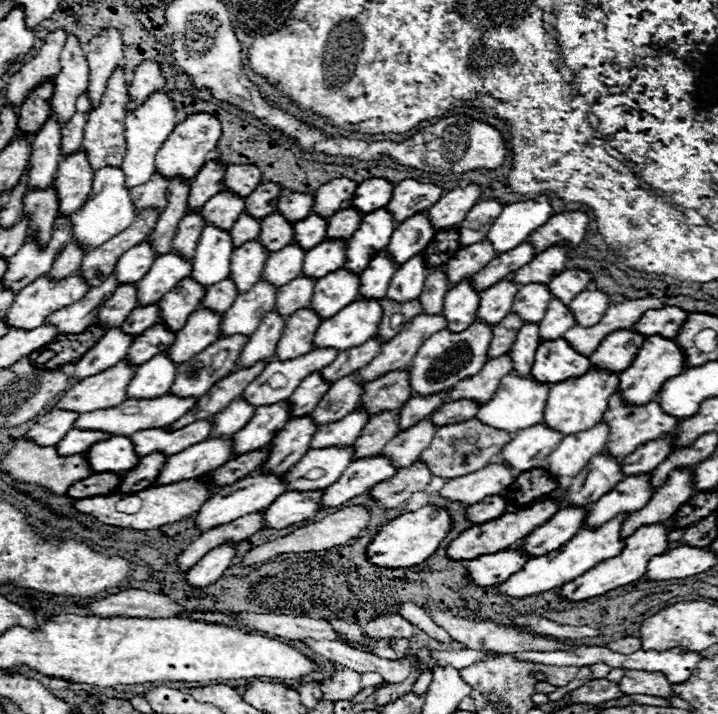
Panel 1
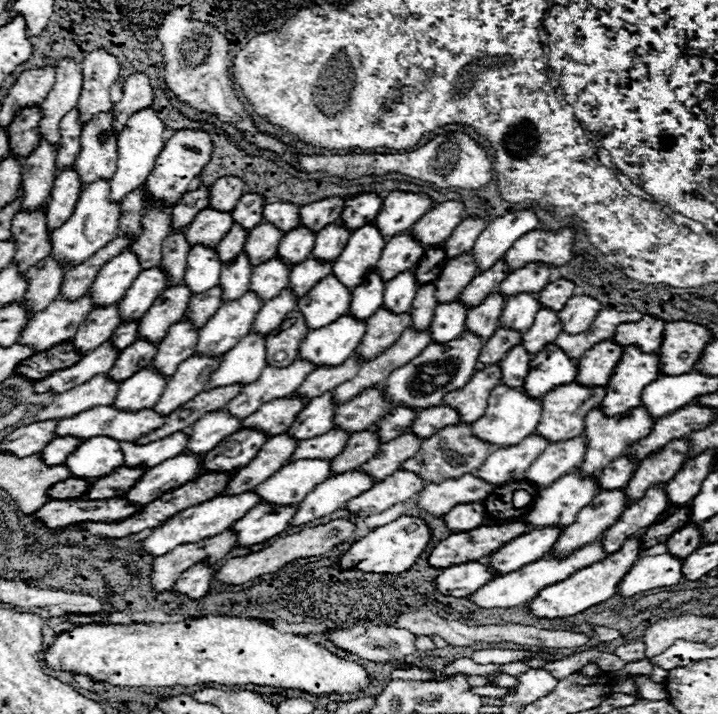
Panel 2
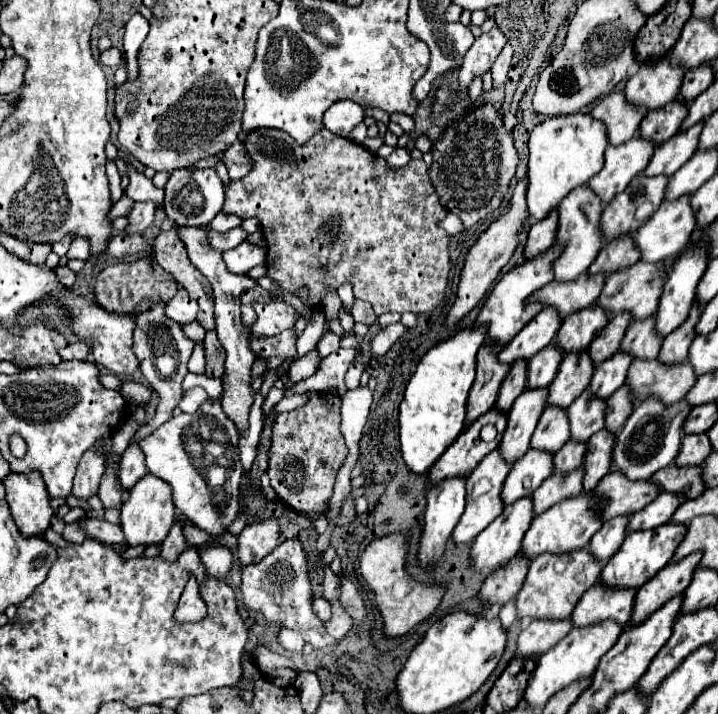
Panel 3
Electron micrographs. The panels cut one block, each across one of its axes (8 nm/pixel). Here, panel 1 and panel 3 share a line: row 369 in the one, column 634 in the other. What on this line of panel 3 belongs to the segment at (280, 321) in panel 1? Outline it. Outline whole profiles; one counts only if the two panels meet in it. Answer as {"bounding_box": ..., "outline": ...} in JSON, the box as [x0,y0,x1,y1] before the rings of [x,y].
{"bounding_box":[634,198,696,262],"outline":[[[688,198],[662,202],[660,210],[634,234],[634,242],[642,254],[642,262],[662,262],[672,254],[680,254],[696,228]]]}

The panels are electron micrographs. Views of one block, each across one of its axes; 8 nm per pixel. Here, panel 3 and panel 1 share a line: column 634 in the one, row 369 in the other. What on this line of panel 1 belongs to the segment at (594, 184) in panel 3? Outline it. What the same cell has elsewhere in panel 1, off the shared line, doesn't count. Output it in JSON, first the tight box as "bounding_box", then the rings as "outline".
{"bounding_box":[126,354,176,398],"outline":[[[158,354],[150,358],[146,364],[138,366],[134,372],[134,378],[126,386],[128,398],[160,398],[170,392],[174,384],[176,364],[168,360],[166,354]]]}

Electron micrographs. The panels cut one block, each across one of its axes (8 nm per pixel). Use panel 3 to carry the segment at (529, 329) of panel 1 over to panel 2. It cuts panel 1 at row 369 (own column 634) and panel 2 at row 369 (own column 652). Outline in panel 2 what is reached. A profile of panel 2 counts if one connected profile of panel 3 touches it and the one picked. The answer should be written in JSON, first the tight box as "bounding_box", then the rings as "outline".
{"bounding_box":[498,344,530,388],"outline":[[[518,344],[514,350],[510,350],[510,354],[506,354],[506,358],[502,358],[502,362],[498,364],[502,370],[502,380],[500,384],[508,386],[508,388],[522,388],[524,386],[524,378],[528,374],[528,364],[530,364],[530,354],[526,354],[522,350],[522,346]]]}

